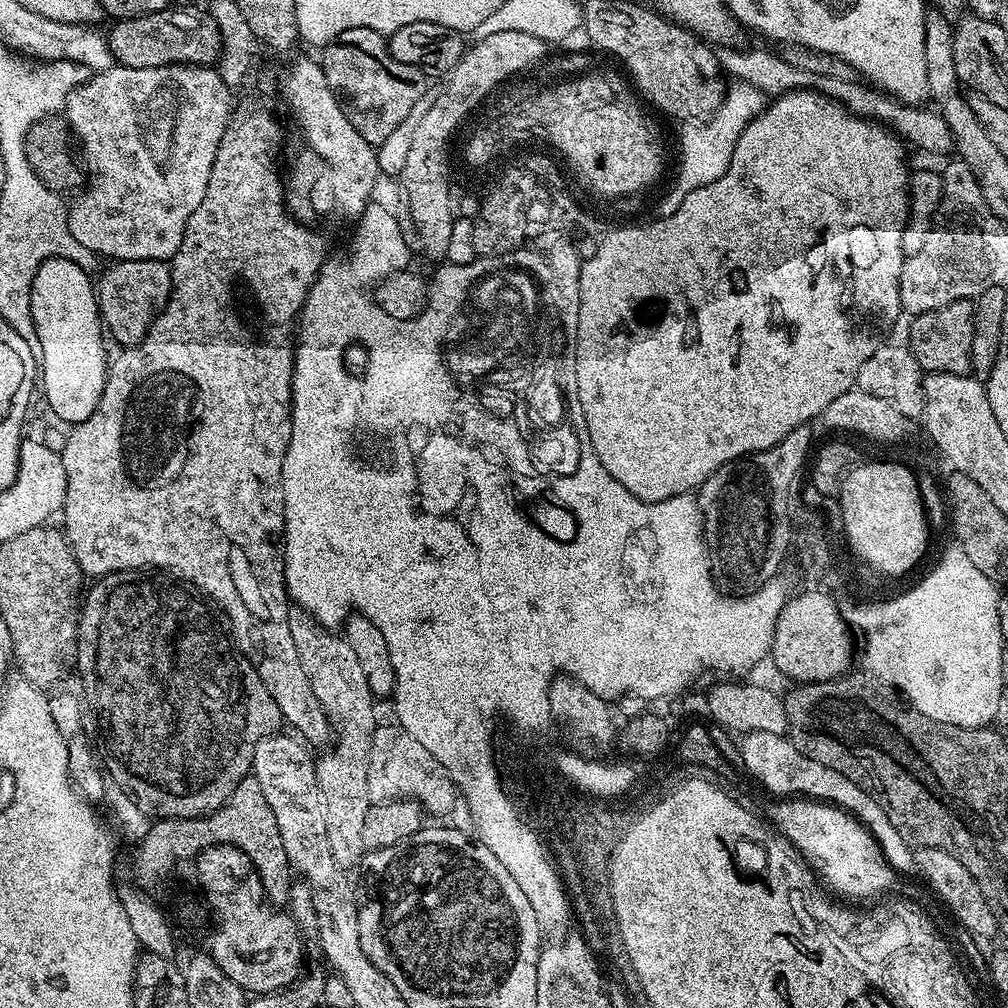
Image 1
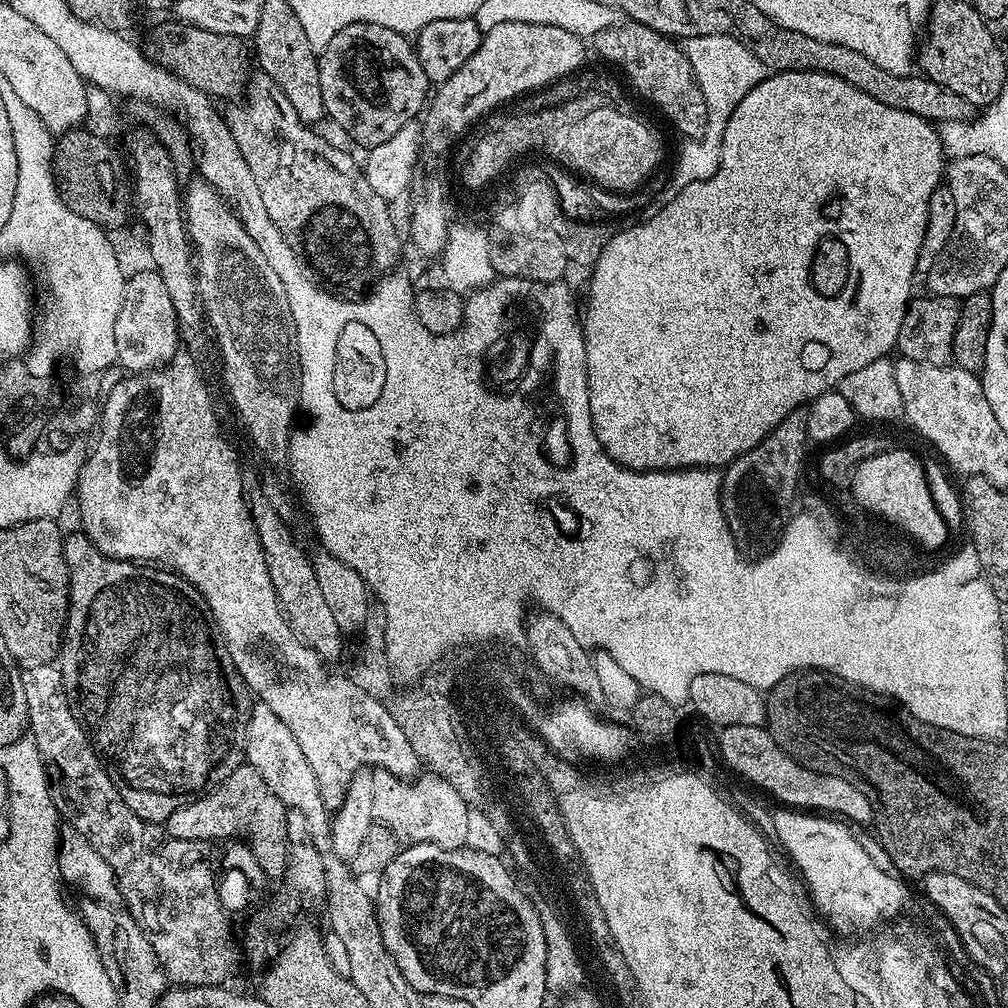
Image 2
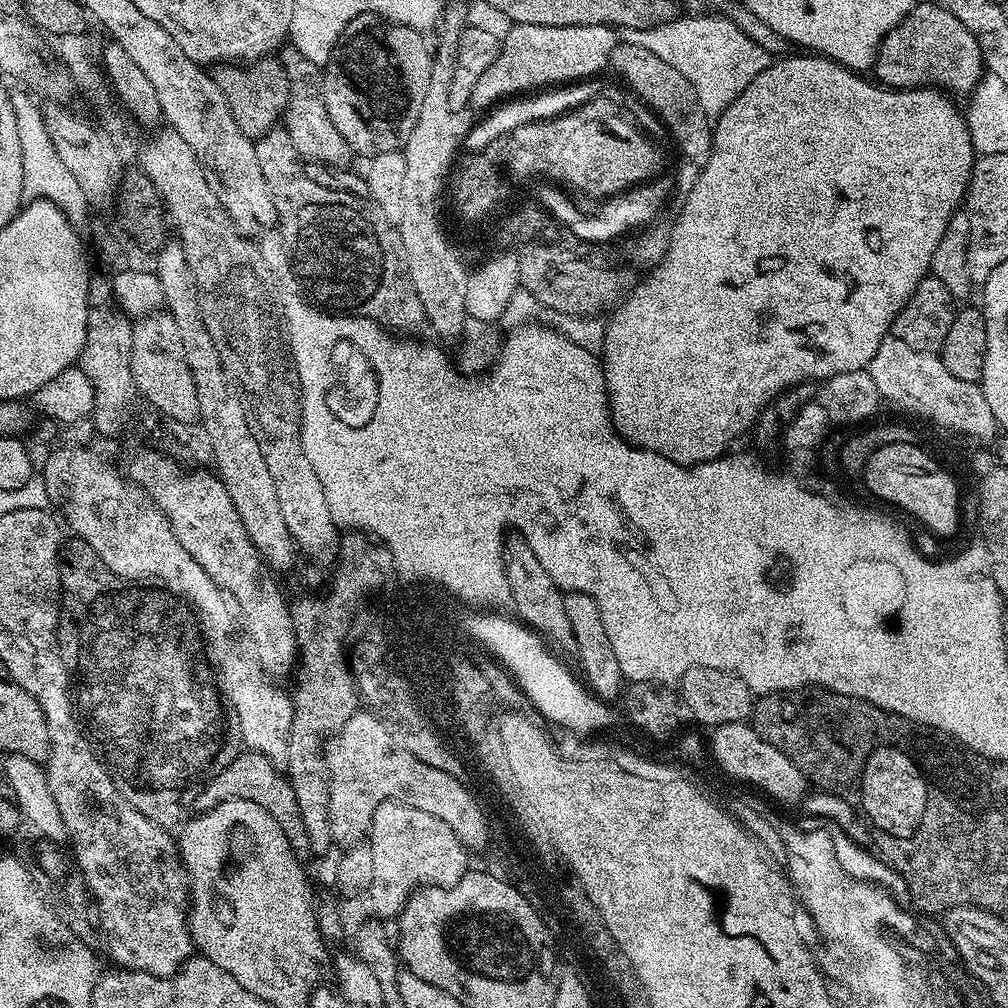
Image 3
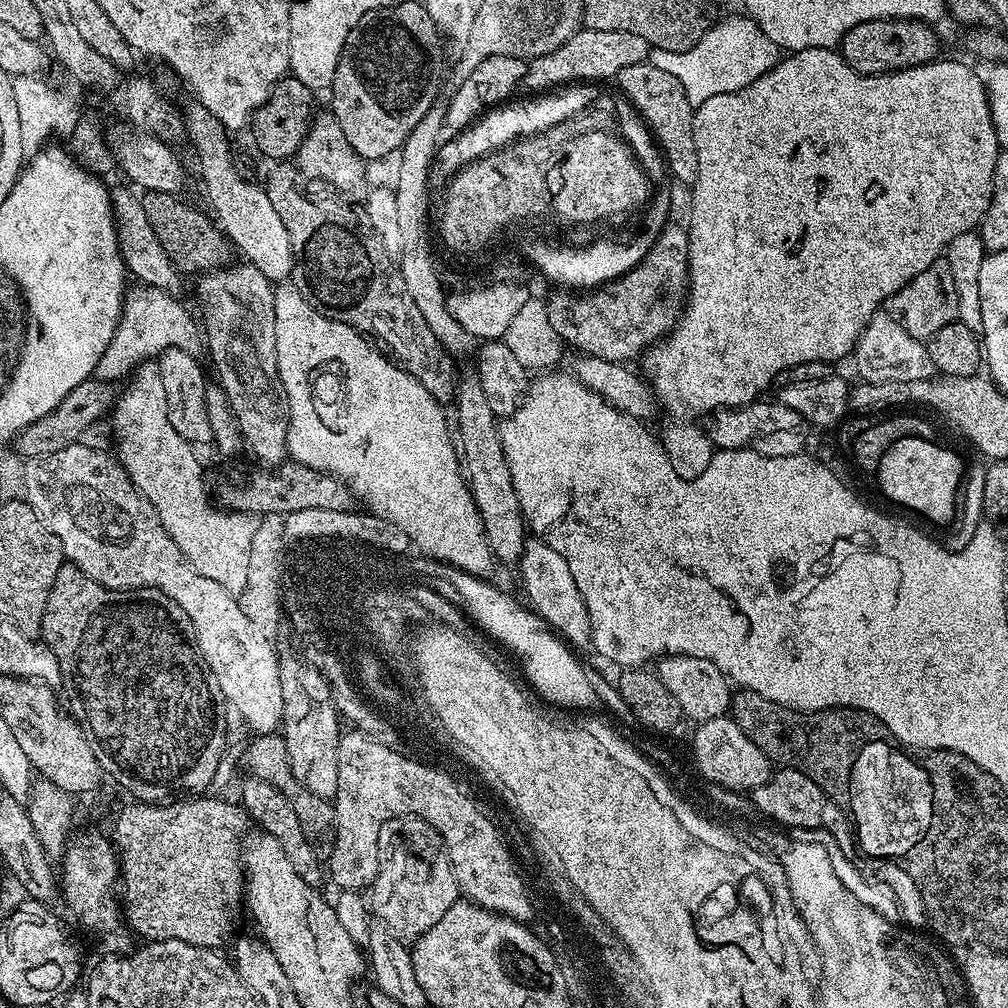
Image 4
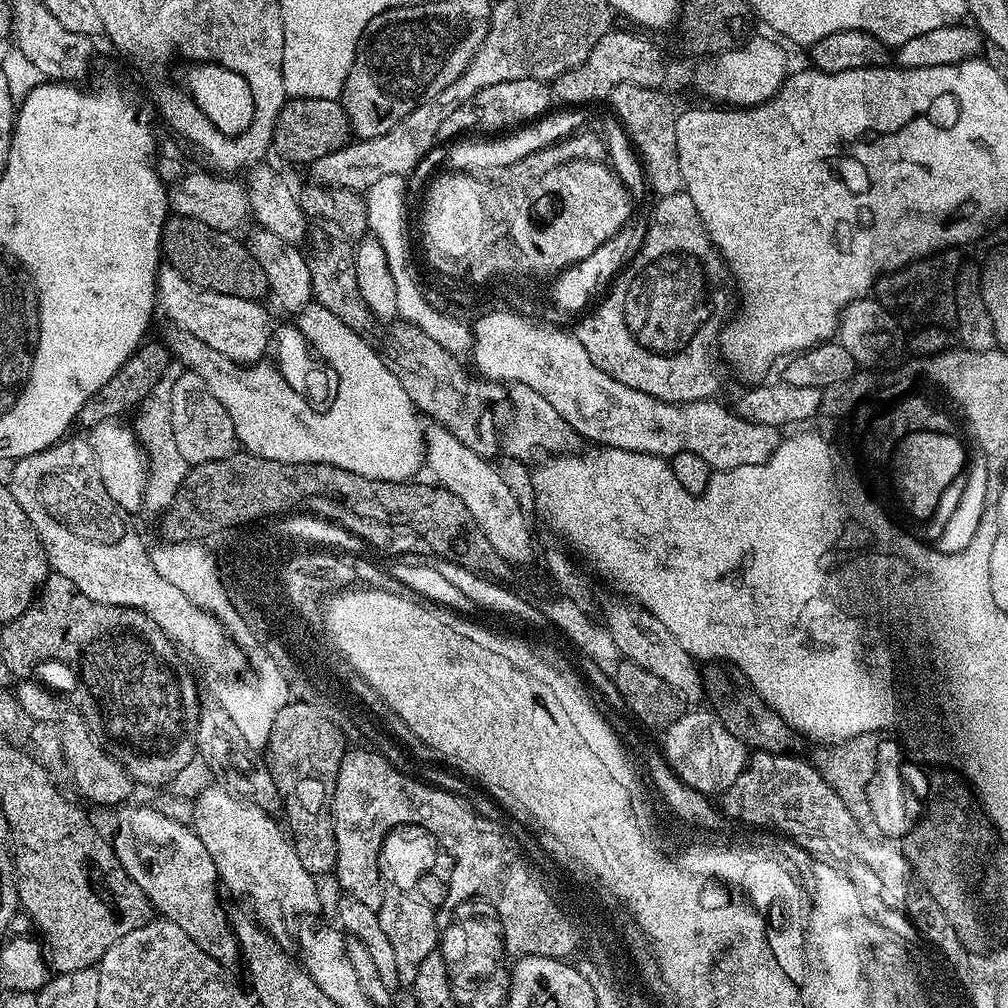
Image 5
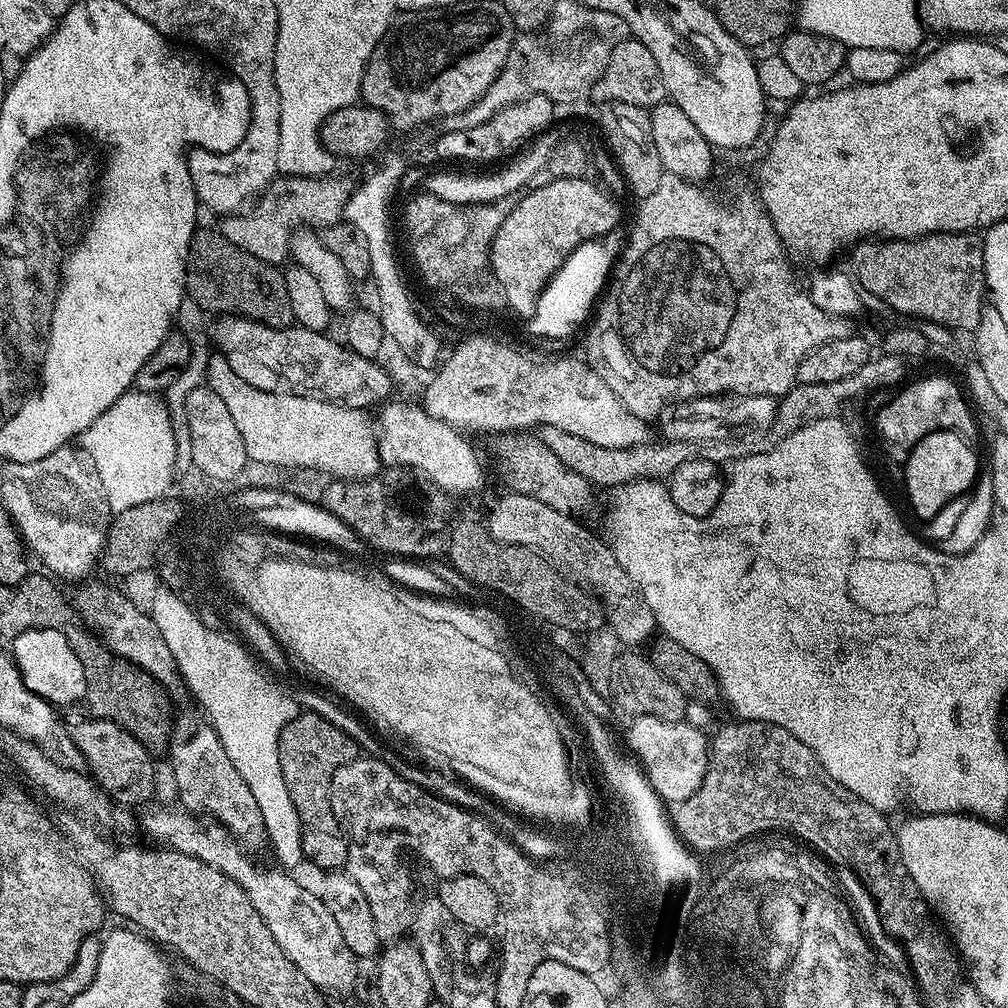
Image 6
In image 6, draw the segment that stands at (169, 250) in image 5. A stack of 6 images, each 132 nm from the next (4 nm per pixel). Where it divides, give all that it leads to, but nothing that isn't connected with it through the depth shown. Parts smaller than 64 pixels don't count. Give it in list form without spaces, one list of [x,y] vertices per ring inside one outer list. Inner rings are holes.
[[[200,230],[192,237],[184,286],[189,301],[215,314],[245,316],[247,320],[261,320],[275,328],[293,323],[283,271],[275,264],[262,262],[262,258],[254,258],[254,254],[246,254],[242,246],[234,246],[219,230]]]

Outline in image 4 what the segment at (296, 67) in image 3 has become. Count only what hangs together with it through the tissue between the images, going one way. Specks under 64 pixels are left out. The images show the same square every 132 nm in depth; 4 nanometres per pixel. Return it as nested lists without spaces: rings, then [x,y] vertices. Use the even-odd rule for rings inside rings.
[[[331,110],[317,111],[313,115],[302,146],[296,151],[294,163],[305,181],[321,180],[329,184],[336,191],[333,193],[339,194],[345,201],[363,202],[369,194],[369,165],[356,153],[354,146],[350,146],[346,134],[342,134],[342,126],[338,126],[338,118]]]

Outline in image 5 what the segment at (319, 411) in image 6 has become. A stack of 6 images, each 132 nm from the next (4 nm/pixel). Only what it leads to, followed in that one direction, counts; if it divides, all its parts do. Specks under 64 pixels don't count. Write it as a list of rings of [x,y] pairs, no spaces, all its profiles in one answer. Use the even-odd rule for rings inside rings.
[[[318,303],[306,305],[302,311],[295,317],[294,323],[303,334],[307,336],[309,345],[322,357],[326,363],[332,367],[332,372],[336,375],[336,397],[332,400],[332,405],[325,412],[319,412],[309,401],[305,400],[299,392],[295,392],[283,376],[280,369],[272,362],[257,362],[251,366],[244,367],[236,364],[230,358],[226,358],[226,354],[217,354],[212,358],[212,362],[208,364],[200,364],[200,372],[208,372],[208,381],[206,386],[210,390],[210,394],[214,394],[214,398],[218,398],[218,402],[222,402],[222,406],[226,406],[226,414],[230,414],[230,422],[234,422],[234,430],[236,431],[236,439],[242,445],[243,451],[252,453],[253,456],[261,456],[262,458],[270,458],[274,462],[318,462],[319,464],[329,464],[330,466],[338,466],[342,470],[354,470],[354,474],[362,474],[366,478],[378,478],[379,480],[402,480],[411,481],[412,476],[425,463],[424,458],[424,434],[425,425],[420,425],[422,421],[421,413],[412,404],[410,394],[406,394],[406,390],[402,390],[402,382],[398,382],[398,378],[388,369],[388,365],[379,351],[368,345],[369,341],[365,337],[359,336],[354,330],[350,330],[350,326],[346,326],[346,322],[342,322],[342,318],[338,318],[334,314],[330,314],[330,310],[326,310]]]

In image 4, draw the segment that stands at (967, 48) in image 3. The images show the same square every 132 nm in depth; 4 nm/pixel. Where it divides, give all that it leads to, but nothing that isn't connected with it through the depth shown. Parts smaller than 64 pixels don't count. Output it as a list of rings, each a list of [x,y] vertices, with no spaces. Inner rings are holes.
[[[871,20],[854,26],[840,40],[838,51],[851,68],[867,76],[880,76],[884,72],[900,72],[904,68],[913,68],[931,64],[941,55],[940,40],[931,23],[922,20]]]

